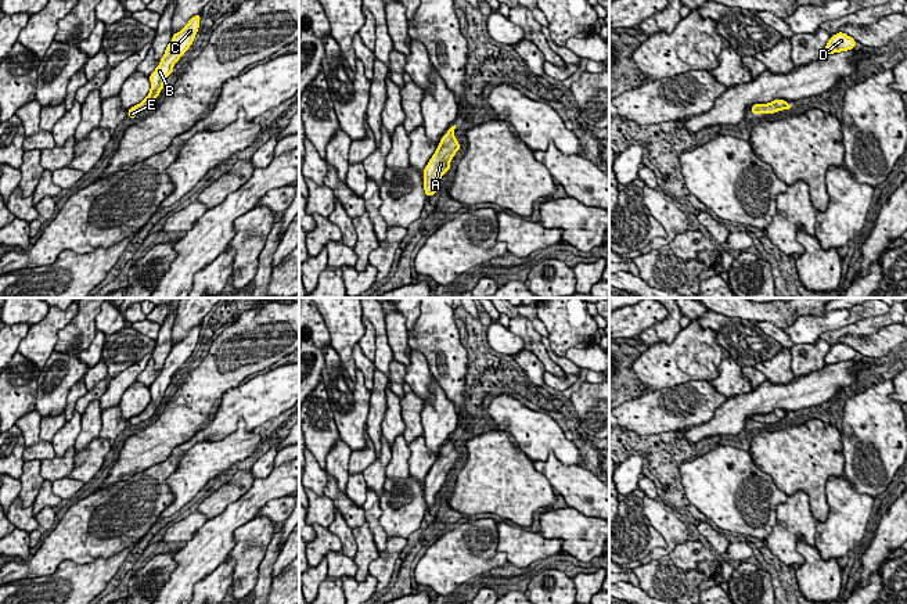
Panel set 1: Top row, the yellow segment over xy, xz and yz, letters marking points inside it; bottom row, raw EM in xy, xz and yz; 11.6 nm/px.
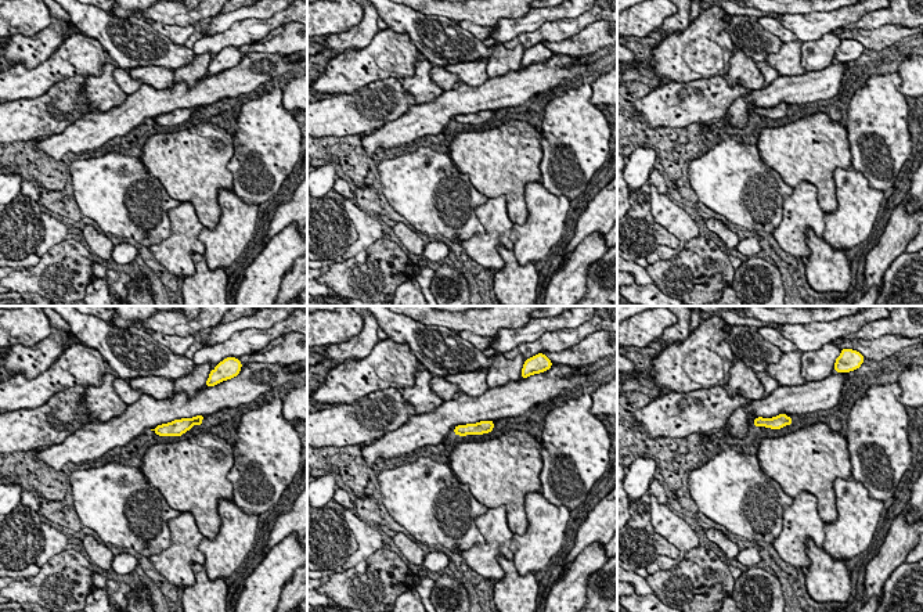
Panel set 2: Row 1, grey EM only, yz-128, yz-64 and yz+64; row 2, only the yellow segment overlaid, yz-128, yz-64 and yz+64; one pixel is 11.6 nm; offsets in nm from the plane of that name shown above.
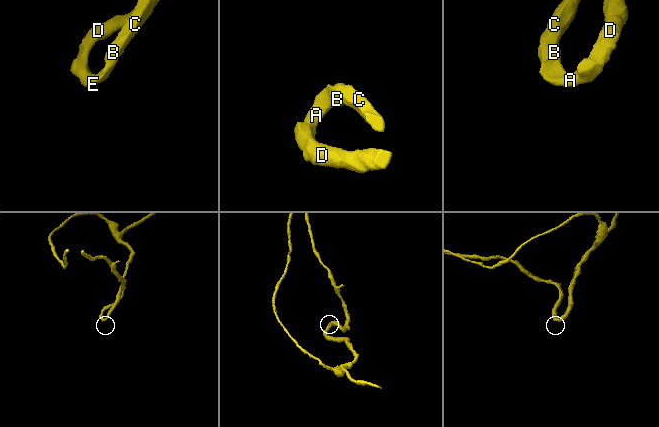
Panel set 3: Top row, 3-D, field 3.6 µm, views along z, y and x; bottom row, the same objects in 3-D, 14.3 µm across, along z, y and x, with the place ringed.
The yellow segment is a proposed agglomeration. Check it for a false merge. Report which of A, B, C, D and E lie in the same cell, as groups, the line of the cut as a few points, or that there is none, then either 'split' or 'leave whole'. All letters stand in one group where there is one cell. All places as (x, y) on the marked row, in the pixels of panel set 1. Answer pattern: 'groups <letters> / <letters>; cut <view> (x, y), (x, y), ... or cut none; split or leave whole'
groups A B C D E; cut none; leave whole

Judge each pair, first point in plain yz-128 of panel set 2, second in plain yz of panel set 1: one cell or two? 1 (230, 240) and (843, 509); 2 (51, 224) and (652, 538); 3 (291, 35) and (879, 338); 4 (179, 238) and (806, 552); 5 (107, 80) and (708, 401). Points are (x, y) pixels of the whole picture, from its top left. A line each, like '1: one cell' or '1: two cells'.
1: one cell
2: two cells
3: one cell
4: two cells
5: two cells

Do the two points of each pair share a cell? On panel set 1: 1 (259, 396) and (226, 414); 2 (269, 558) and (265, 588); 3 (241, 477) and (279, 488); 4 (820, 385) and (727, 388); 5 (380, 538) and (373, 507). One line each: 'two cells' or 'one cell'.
1: one cell
2: one cell
3: two cells
4: two cells
5: one cell

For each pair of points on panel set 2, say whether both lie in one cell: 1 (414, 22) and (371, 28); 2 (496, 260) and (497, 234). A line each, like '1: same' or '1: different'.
1: different
2: same

